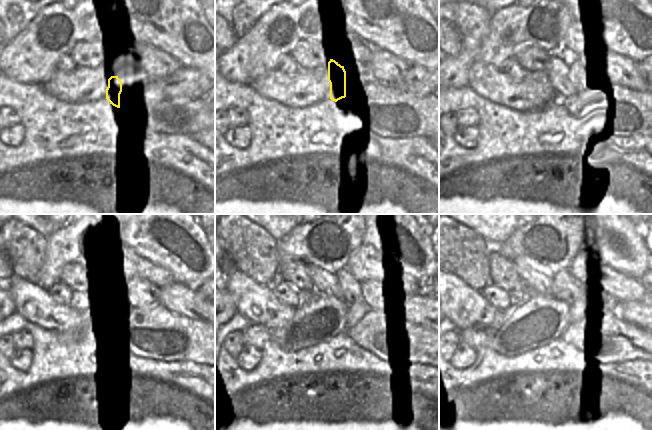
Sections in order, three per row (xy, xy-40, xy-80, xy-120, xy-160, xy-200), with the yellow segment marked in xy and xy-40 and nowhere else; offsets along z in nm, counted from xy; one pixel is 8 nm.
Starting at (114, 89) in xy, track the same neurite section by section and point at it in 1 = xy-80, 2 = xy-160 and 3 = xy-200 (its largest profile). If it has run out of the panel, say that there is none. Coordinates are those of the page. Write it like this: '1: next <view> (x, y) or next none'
1: next xy-80 (557, 69)
2: next xy-160 (324, 282)
3: next xy-200 (539, 278)

